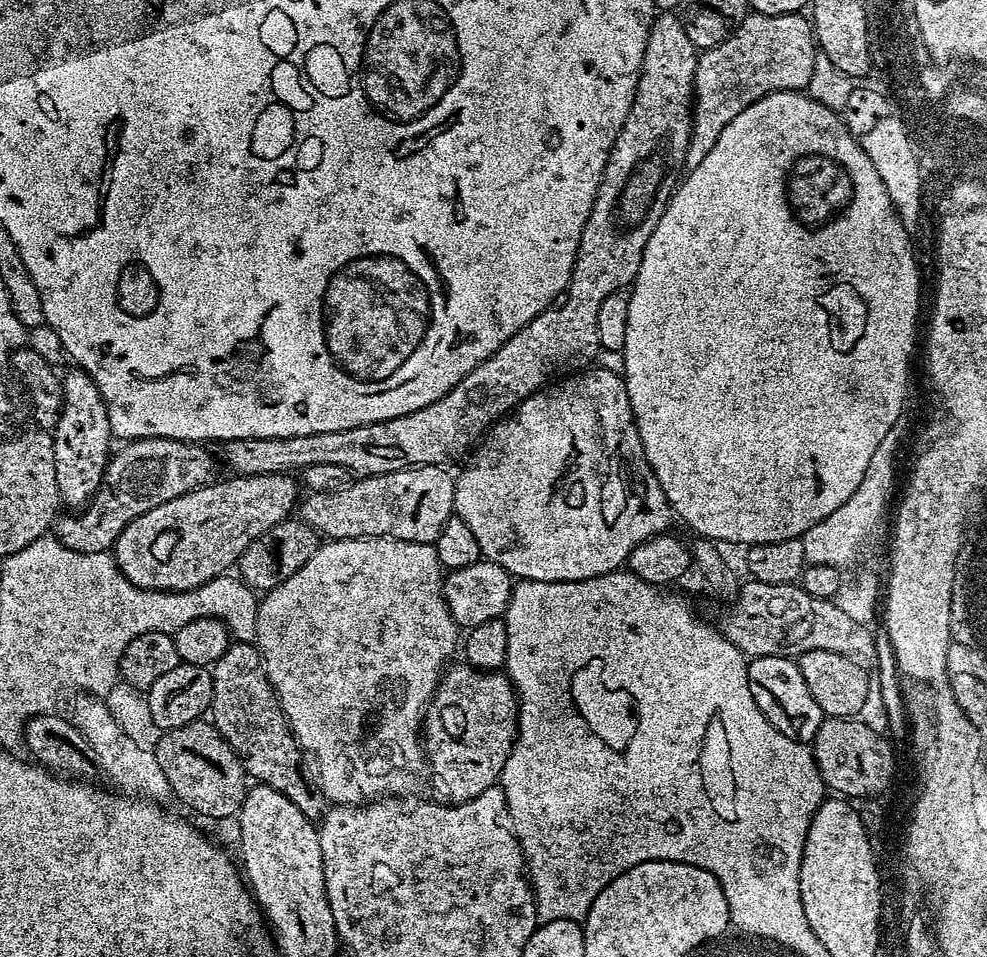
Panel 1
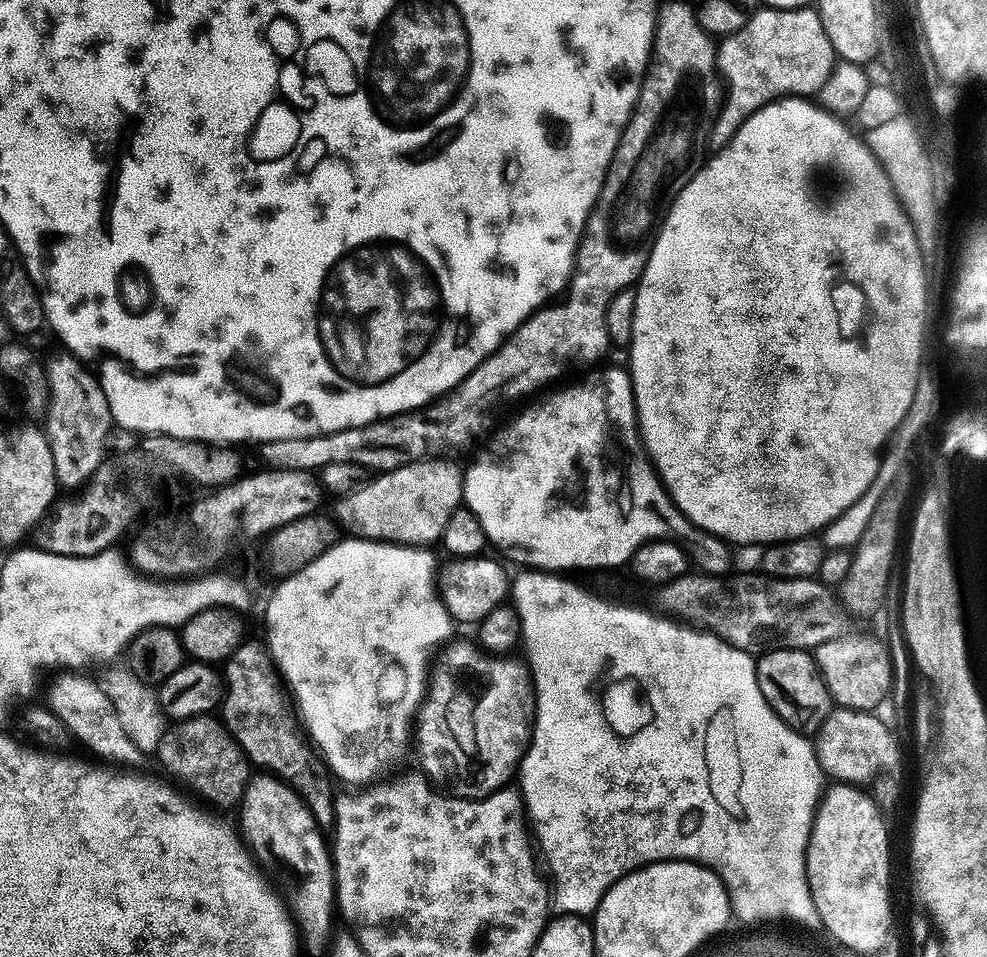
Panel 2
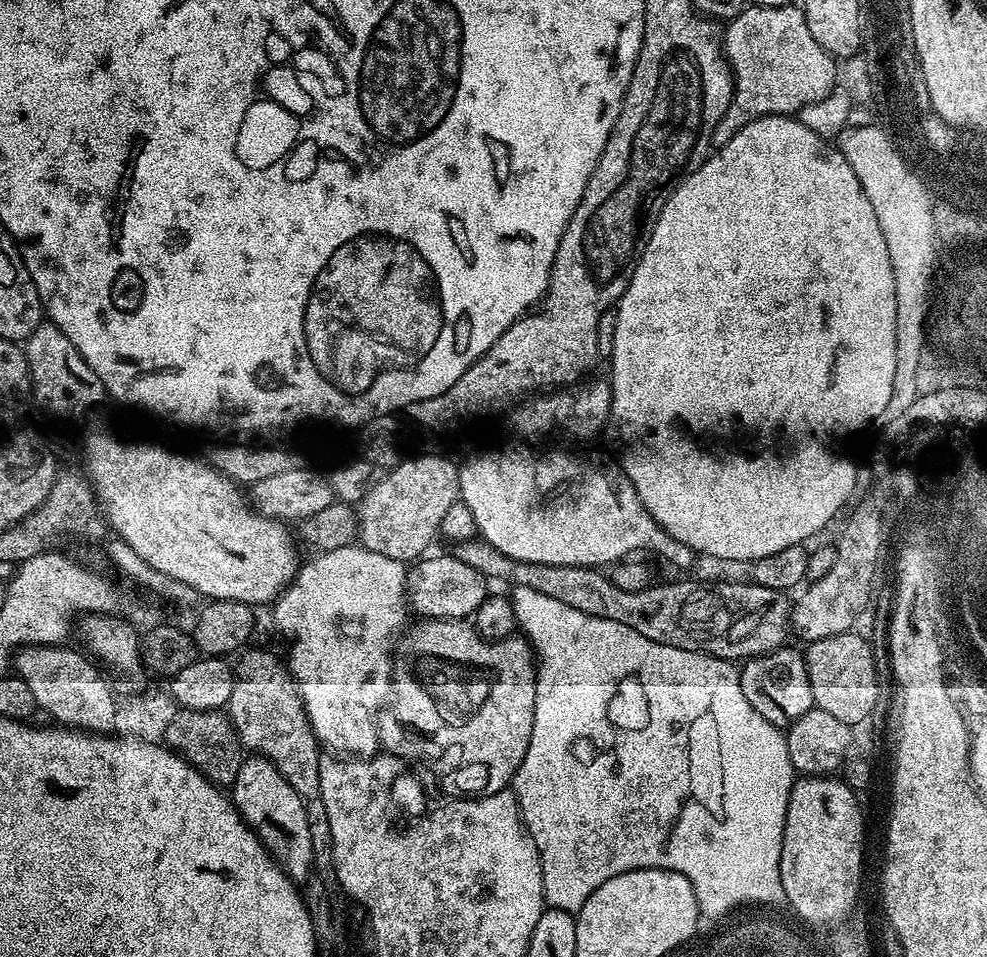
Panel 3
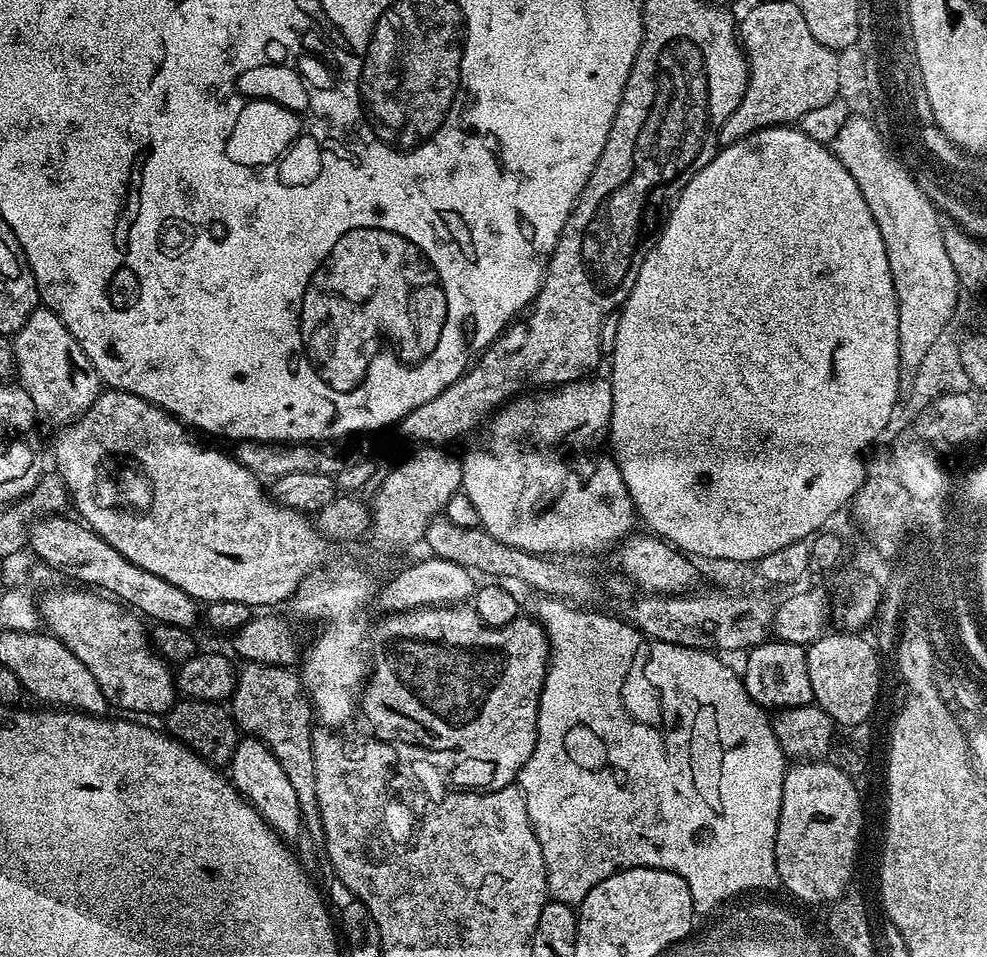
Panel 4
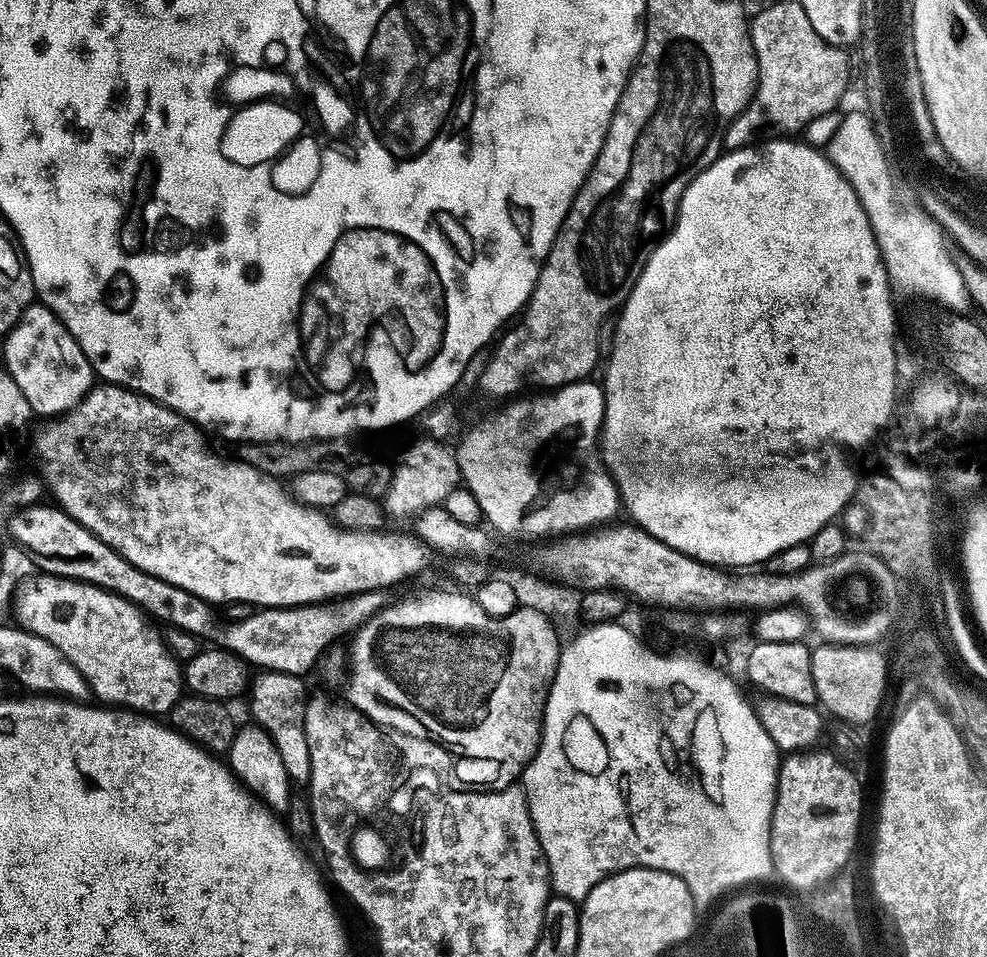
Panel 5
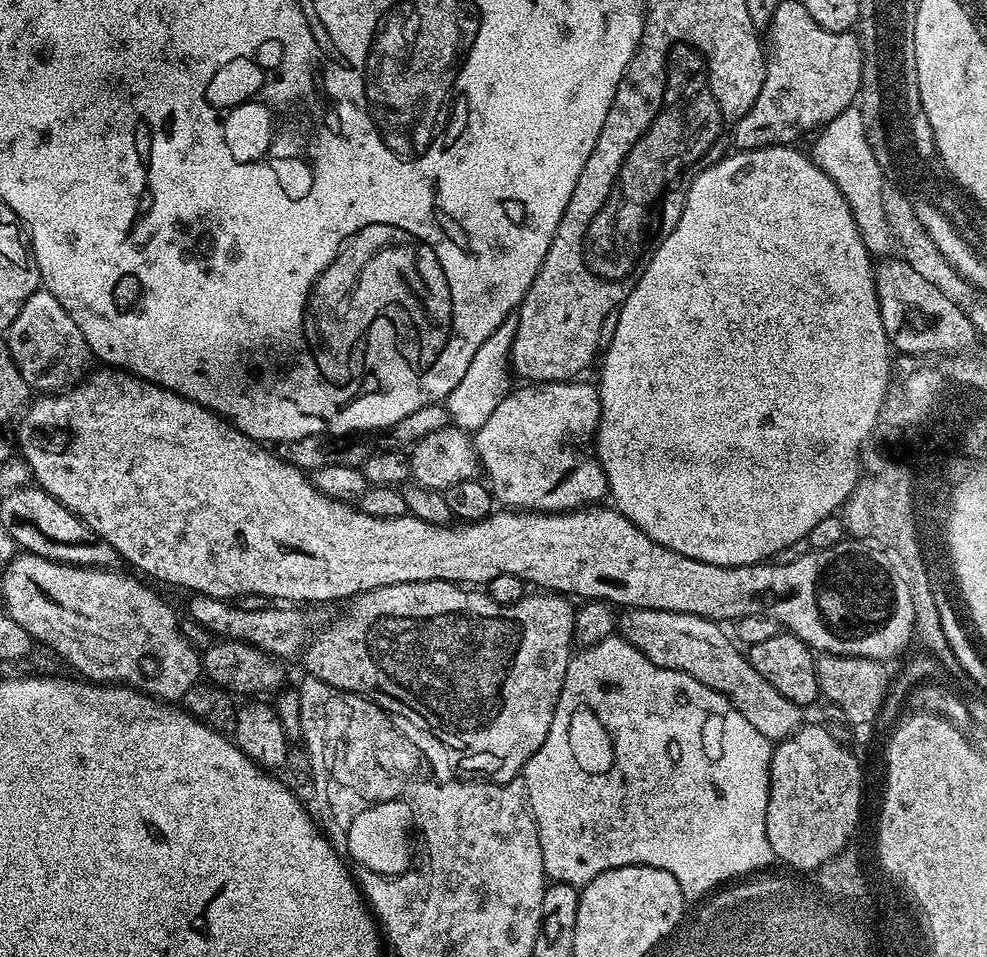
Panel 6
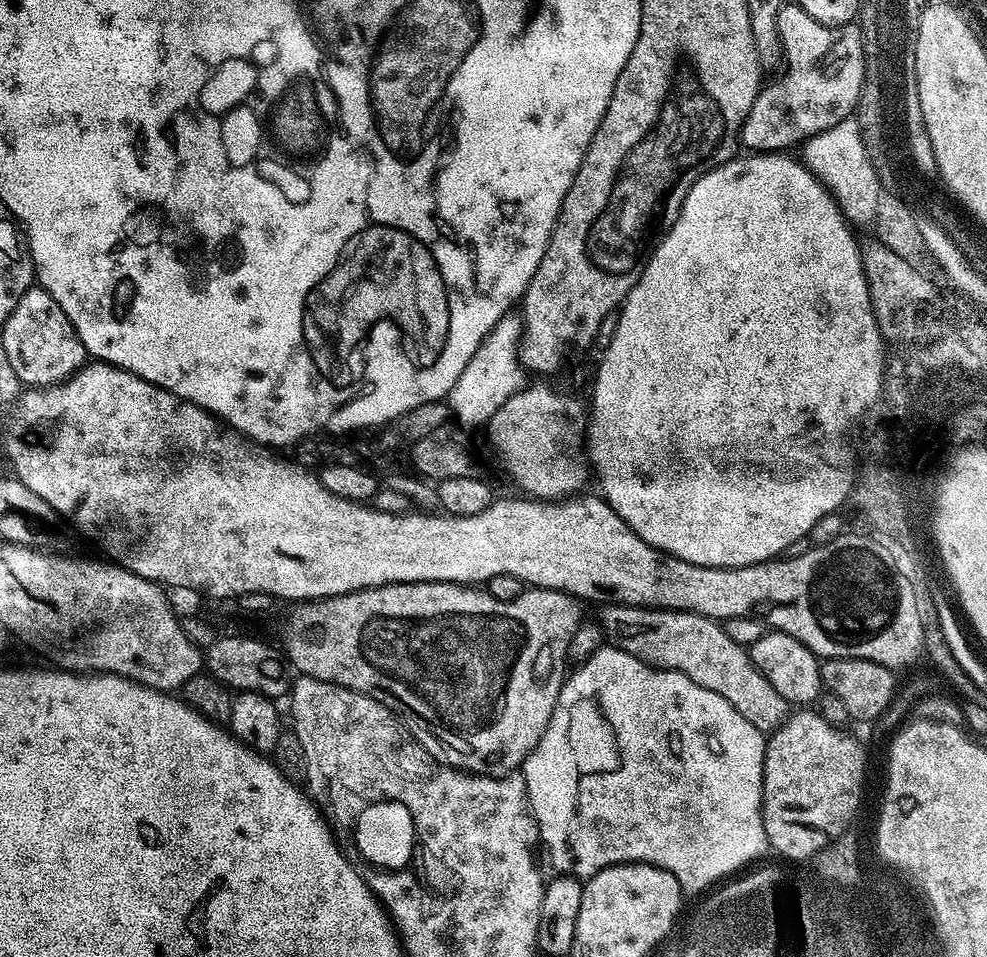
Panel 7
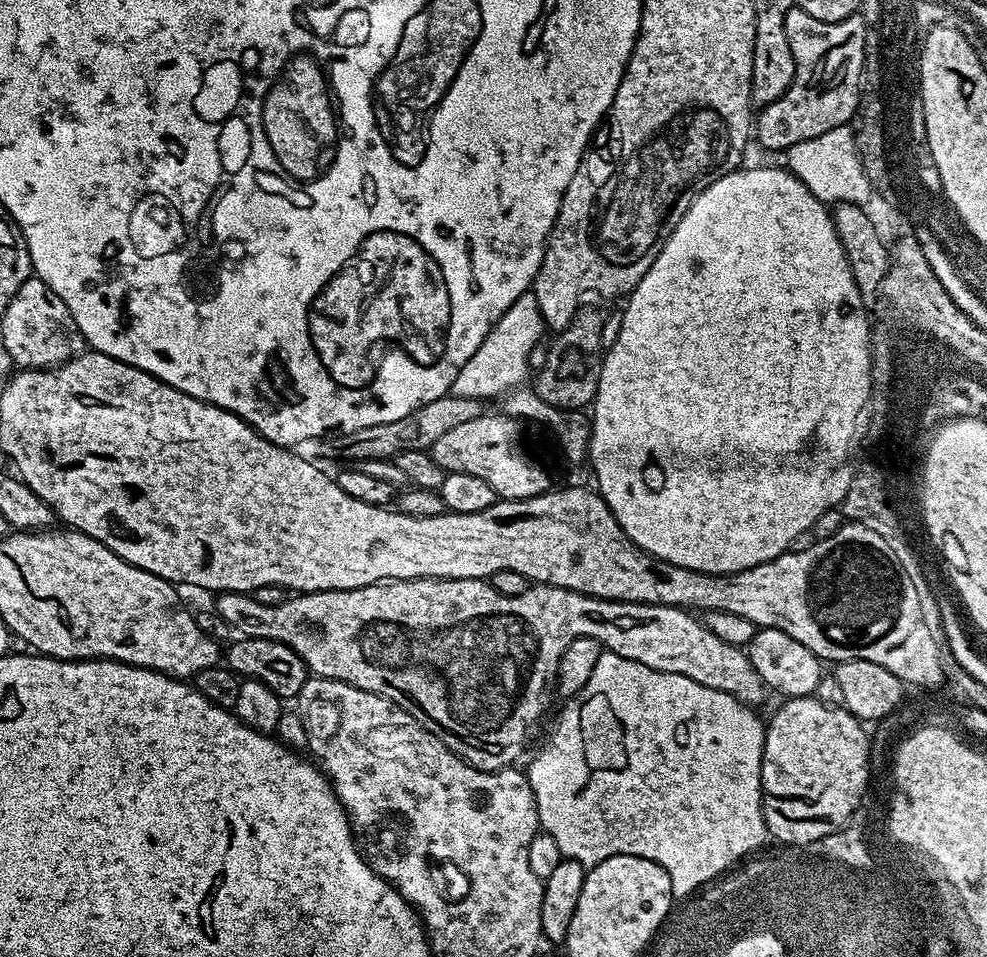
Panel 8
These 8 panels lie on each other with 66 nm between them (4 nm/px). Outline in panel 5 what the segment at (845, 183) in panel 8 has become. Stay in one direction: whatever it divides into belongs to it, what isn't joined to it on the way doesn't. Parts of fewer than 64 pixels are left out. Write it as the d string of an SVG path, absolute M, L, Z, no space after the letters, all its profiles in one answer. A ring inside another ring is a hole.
M845 111L841 118L841 124L830 138L826 147L826 155L832 164L844 175L846 182L858 194L858 202L862 210L866 210L866 218L872 227L874 238L878 242L880 257L884 259L884 268L888 276L895 276L900 284L911 288L913 295L929 296L932 300L937 300L940 304L945 304L956 314L967 313L970 308L968 291L964 285L964 279L960 273L961 265L952 261L952 256L948 253L948 244L944 241L944 228L941 221L938 220L932 224L930 220L925 220L922 215L909 216L909 221L905 223L902 218L898 218L895 208L891 206L891 188L888 186L888 172L885 171L883 156L880 154L879 138L876 136L875 127L867 111L847 112Z

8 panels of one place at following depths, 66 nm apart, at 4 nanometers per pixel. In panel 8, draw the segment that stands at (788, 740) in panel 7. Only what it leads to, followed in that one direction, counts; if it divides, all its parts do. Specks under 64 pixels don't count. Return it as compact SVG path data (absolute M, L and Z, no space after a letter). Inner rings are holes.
M815 695L794 696L785 699L783 701L784 705L773 714L772 721L769 719L766 724L764 734L764 761L762 762L762 770L760 771L760 791L763 793L764 824L768 828L769 837L776 842L780 838L797 841L810 840L812 837L820 836L822 830L828 831L830 828L833 828L833 825L840 827L840 821L844 820L844 816L846 816L848 812L852 812L853 805L865 799L866 794L864 794L864 791L868 788L868 782L870 783L870 736L867 731L864 733L865 725L857 716L851 716L847 708L843 706L831 708L830 705L823 704L822 701L816 699L817 697Z

